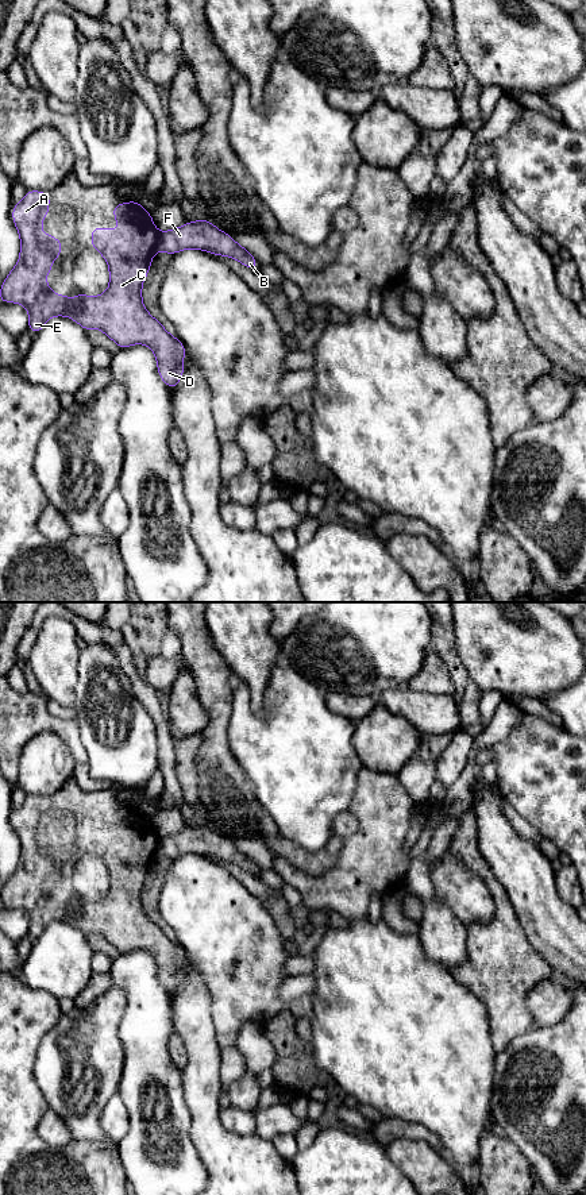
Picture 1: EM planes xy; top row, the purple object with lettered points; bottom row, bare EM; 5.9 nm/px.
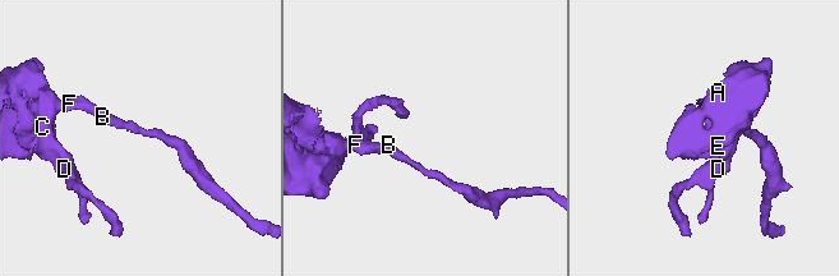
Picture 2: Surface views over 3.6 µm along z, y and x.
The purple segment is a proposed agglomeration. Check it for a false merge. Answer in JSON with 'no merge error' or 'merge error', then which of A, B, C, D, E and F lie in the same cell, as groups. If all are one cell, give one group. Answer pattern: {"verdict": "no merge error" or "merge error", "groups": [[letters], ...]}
{"verdict": "merge error", "groups": [["A", "C", "D", "E"], ["B", "F"]]}

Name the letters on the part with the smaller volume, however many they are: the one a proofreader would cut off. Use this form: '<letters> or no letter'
A, C, D, E

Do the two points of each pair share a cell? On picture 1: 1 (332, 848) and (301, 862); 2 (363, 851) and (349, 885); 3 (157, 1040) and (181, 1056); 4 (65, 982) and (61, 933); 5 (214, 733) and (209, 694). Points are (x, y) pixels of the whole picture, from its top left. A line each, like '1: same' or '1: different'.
1: same
2: same
3: different
4: same
5: same

